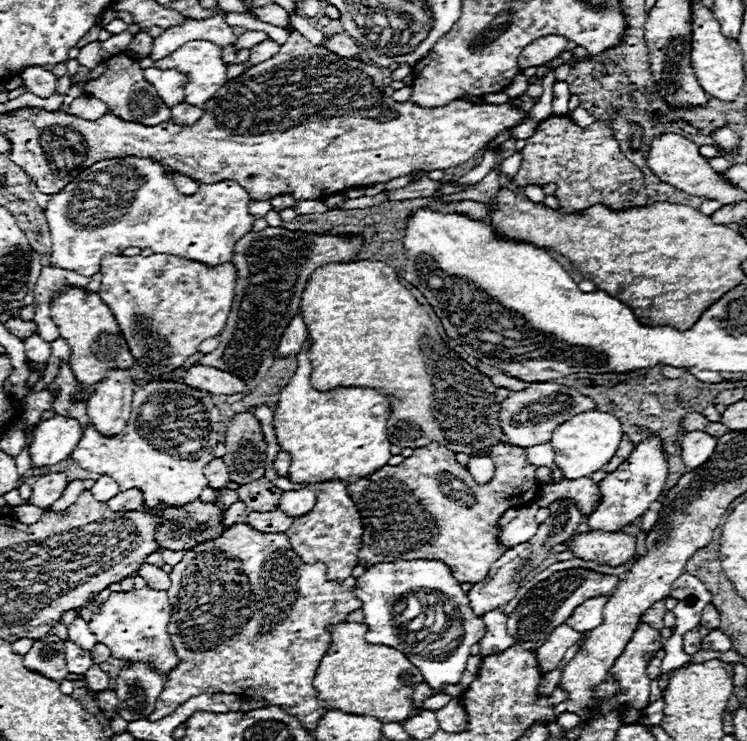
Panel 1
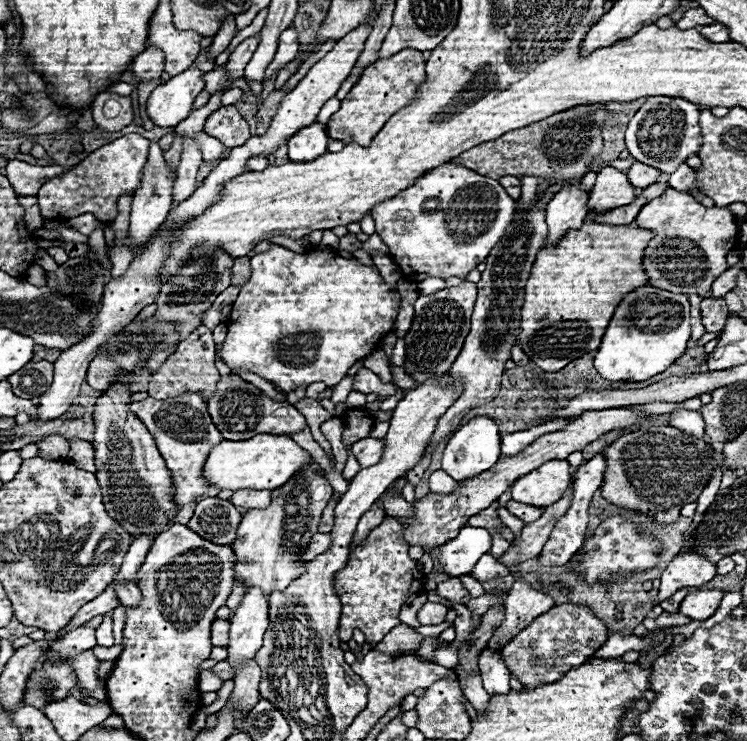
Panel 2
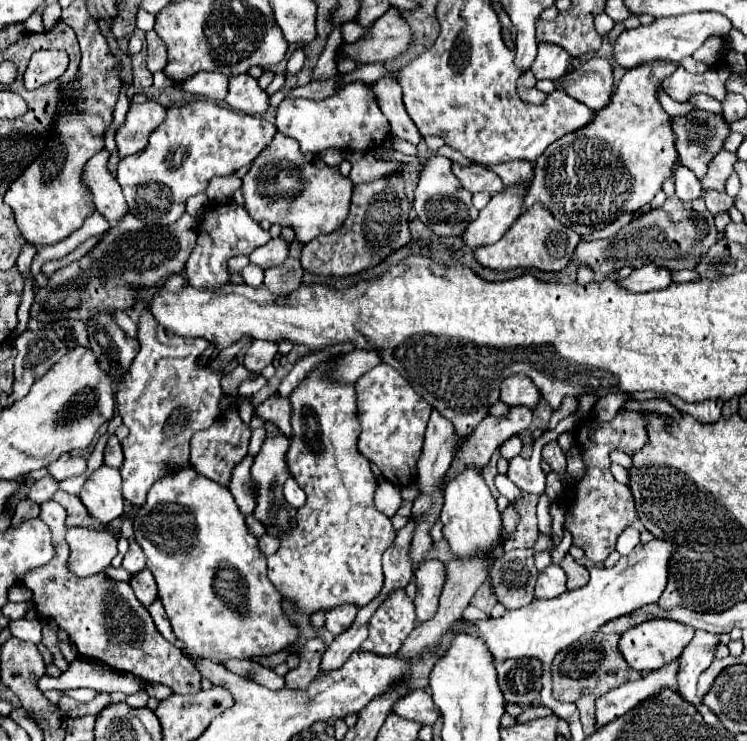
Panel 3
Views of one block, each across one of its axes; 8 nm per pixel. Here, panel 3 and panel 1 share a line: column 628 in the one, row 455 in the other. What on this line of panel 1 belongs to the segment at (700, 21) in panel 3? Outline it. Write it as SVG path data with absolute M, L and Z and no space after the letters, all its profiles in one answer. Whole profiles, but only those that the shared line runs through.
M56 414L48 420L42 420L36 426L32 444L28 448L32 466L42 468L62 462L72 454L80 438L82 438L82 426L78 424L76 418Z

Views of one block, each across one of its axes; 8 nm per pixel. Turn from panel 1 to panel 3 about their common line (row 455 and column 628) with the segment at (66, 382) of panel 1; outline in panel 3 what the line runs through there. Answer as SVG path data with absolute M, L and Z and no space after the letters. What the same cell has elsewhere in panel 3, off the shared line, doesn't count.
M656 62L656 66L638 66L636 70L626 72L612 94L612 102L604 110L598 110L580 130L556 140L536 160L534 180L526 194L526 206L530 208L534 202L542 202L566 226L586 236L614 222L620 212L634 212L642 204L652 202L656 192L662 190L662 182L674 176L674 164L678 158L672 120L666 120L666 112L656 96L662 80L668 78L674 68L676 66L670 62Z

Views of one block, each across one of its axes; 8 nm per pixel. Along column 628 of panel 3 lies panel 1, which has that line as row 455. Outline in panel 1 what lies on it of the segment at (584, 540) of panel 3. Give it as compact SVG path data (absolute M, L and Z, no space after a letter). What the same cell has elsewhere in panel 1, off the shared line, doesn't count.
M430 444L426 448L414 450L414 454L406 458L402 464L380 468L378 472L350 484L348 492L356 502L364 524L362 546L358 550L358 564L368 568L370 564L386 560L430 558L448 564L460 584L476 584L484 580L486 572L490 570L490 564L498 560L498 556L504 552L504 548L498 548L498 518L508 508L518 508L534 502L540 492L540 482L534 474L536 466L526 462L526 454L522 448L498 444L490 450L490 458L496 464L496 474L494 480L484 486L478 486L474 478L468 474L468 470L456 462L454 452L446 450L440 444Z

